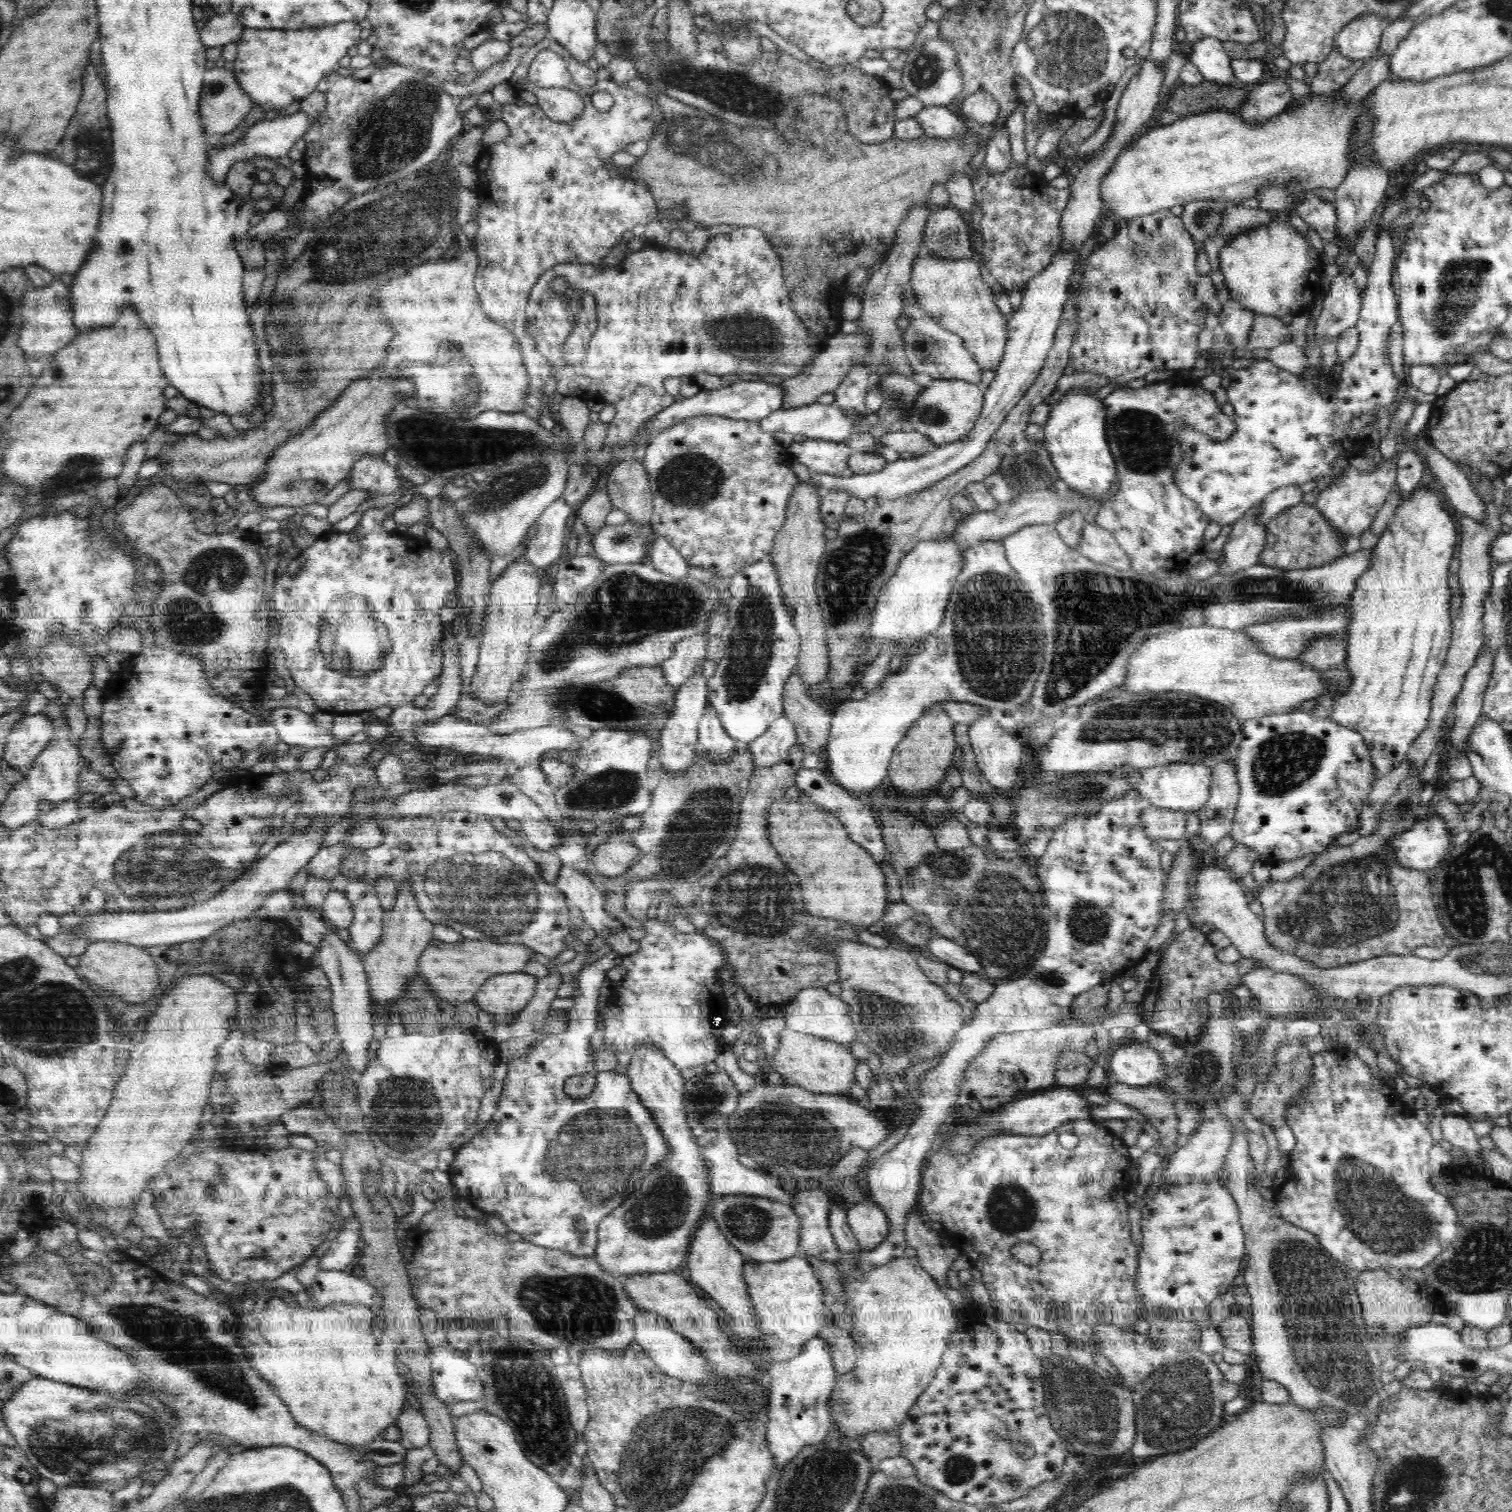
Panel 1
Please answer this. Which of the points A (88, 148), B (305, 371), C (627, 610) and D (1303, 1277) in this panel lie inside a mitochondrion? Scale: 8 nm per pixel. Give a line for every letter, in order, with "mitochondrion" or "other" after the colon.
A: mitochondrion
B: other
C: mitochondrion
D: mitochondrion

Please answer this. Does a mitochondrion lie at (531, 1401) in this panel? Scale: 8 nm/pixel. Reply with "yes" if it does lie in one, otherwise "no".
yes

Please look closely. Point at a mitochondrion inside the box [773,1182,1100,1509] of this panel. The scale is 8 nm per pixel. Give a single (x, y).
(959, 1470)

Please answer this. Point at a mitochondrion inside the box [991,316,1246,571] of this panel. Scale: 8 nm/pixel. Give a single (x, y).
(1140, 438)

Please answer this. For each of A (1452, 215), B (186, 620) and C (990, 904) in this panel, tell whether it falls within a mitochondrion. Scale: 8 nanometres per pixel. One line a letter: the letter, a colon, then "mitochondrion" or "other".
A: other
B: mitochondrion
C: mitochondrion

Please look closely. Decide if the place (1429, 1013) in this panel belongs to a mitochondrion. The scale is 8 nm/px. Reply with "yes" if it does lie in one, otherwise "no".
no

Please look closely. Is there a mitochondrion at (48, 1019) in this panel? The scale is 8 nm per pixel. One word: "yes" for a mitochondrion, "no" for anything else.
yes

